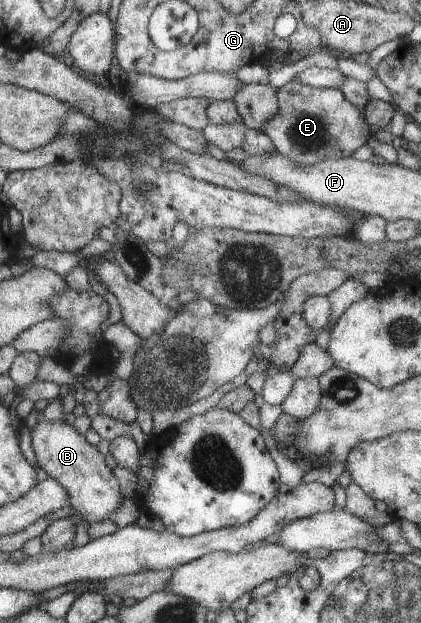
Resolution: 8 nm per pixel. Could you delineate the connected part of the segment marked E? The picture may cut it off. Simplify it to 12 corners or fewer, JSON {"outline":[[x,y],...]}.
{"outline":[[291,80],[262,133],[290,161],[349,157],[364,109]]}

